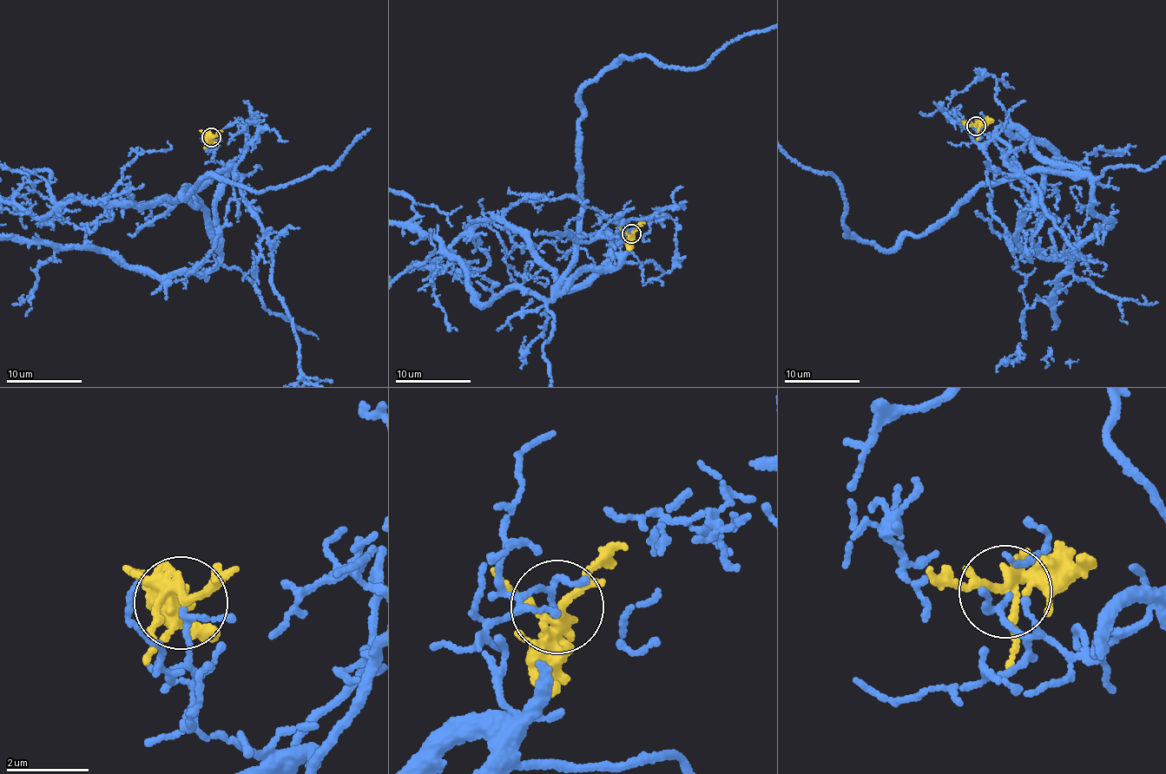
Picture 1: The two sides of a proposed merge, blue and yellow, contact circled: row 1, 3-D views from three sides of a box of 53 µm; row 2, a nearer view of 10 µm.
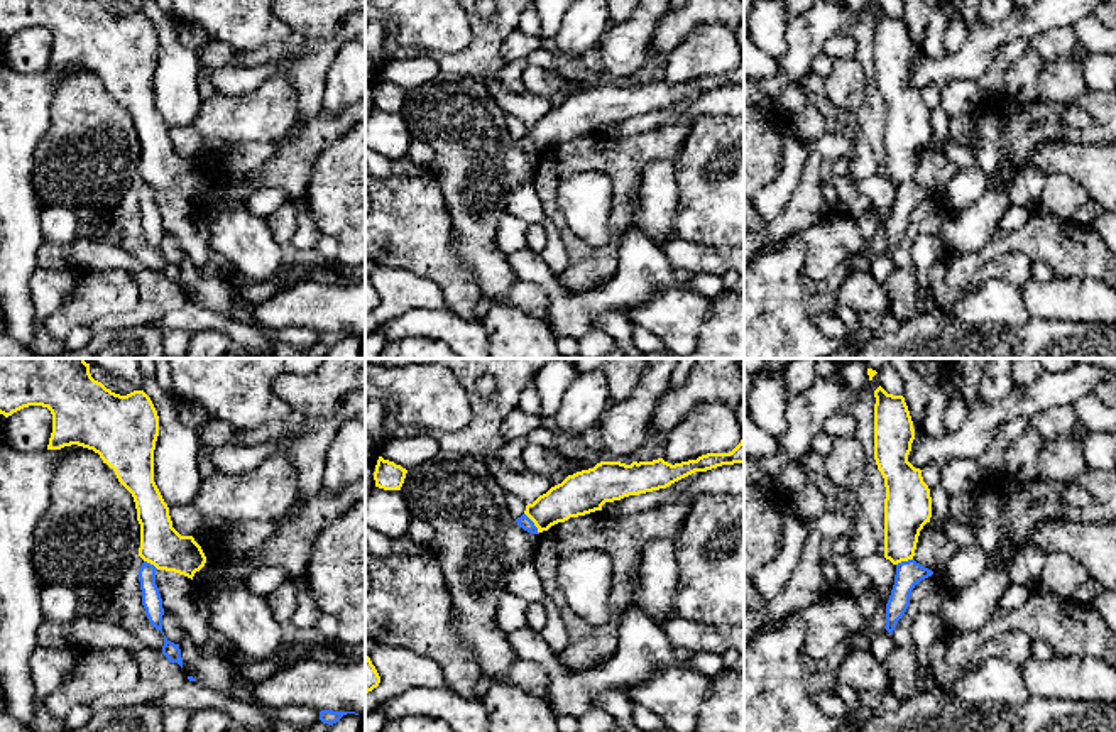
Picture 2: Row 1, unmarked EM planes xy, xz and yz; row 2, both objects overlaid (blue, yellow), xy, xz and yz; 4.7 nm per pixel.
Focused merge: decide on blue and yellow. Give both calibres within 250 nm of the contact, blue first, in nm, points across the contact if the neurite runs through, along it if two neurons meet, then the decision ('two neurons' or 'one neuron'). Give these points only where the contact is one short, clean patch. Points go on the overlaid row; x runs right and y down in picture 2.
calibres 60 and 190 nm; border xz (525, 513), (538, 533); two neurons

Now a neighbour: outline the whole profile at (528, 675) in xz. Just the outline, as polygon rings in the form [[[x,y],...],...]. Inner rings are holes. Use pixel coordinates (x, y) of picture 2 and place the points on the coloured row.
[[[519,658],[517,663],[507,673],[504,681],[533,693],[541,700],[548,702],[550,698],[548,673],[536,661]]]

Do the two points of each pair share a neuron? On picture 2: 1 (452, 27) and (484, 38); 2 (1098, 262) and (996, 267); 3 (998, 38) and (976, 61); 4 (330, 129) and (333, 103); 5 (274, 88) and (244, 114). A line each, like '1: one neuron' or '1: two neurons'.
1: two neurons
2: two neurons
3: one neuron
4: two neurons
5: one neuron

